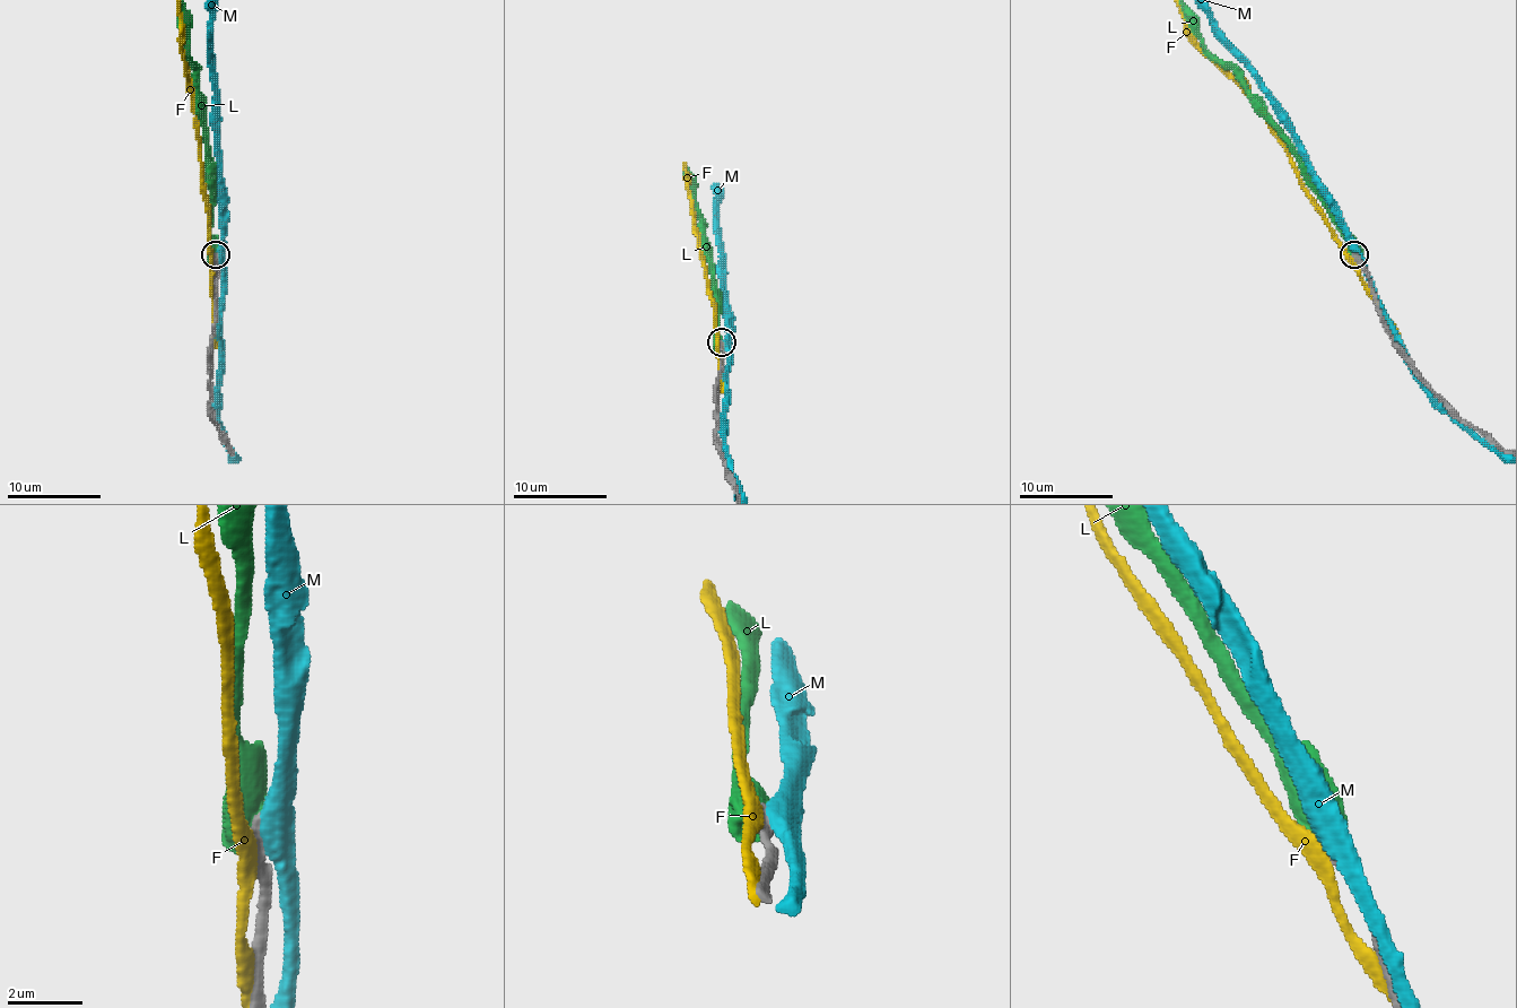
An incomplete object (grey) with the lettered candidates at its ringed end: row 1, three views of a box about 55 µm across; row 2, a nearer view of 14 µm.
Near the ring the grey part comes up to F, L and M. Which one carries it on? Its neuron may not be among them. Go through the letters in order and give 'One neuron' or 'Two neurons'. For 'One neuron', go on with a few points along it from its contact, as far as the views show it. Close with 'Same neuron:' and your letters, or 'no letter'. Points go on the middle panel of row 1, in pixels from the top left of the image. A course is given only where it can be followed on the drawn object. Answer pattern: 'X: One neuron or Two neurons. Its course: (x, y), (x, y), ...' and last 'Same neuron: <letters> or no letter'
F: Two neurons
L: Two neurons
M: Two neurons
Same neuron: no letter

